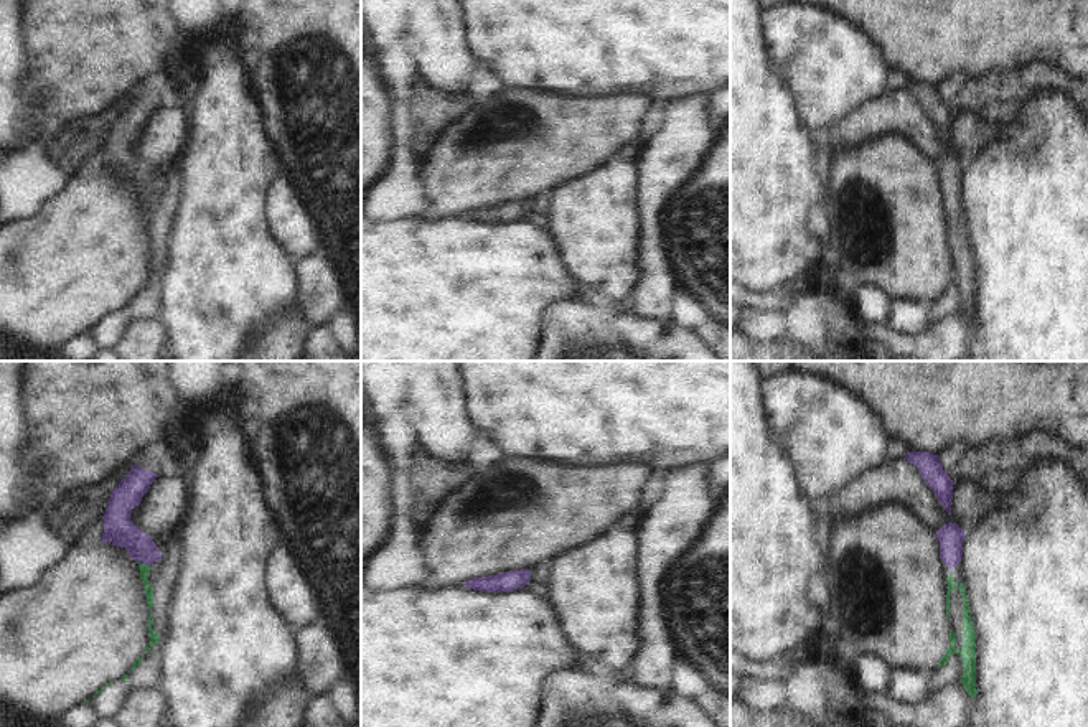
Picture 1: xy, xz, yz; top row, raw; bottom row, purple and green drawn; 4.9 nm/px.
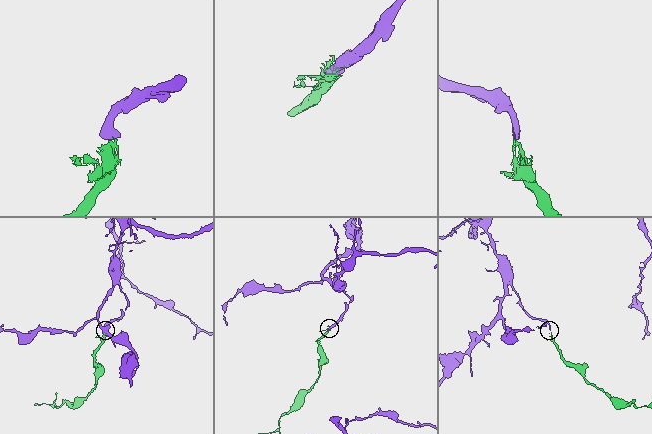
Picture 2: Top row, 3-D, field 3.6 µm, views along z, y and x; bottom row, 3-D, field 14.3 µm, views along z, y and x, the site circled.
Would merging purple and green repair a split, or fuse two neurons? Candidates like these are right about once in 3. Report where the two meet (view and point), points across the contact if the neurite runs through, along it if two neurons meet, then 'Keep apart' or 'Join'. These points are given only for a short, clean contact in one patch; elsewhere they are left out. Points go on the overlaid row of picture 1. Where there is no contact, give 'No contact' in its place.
Touches purple at xy (140, 561). Path across: xy (119, 530), (140, 551), (140, 561), (144, 569). Join.

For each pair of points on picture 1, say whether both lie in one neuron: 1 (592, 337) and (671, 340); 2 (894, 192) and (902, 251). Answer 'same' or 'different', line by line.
1: same
2: same

